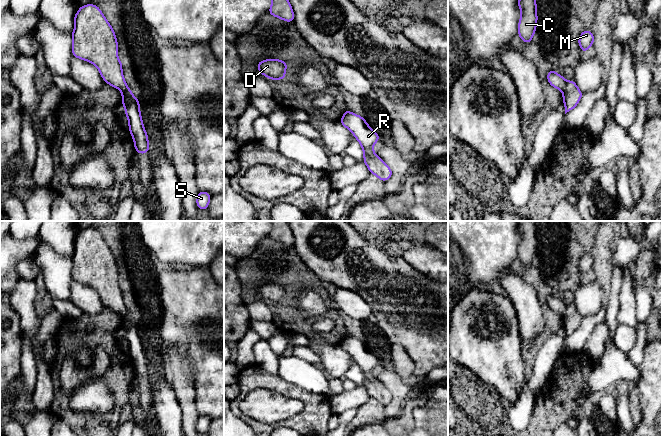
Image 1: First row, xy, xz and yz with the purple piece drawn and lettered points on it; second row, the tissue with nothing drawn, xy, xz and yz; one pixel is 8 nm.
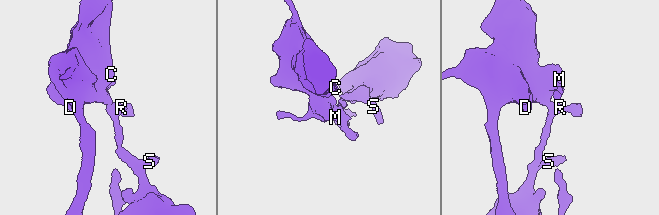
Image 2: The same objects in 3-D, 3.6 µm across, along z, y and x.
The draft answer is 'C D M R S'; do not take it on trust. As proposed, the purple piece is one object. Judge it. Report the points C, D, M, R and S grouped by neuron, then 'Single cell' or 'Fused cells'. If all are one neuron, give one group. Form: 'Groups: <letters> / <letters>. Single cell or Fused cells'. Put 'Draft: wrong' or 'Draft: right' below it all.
Groups: C D M / R S. Fused cells
Draft: wrong

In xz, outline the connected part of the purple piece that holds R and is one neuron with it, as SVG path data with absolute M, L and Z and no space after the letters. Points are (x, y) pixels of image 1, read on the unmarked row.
M348 336L339 345L352 356L360 367L364 377L363 386L368 391L370 398L374 398L383 406L391 402L391 392L373 375L373 370L380 364L380 360L369 351L364 341Z

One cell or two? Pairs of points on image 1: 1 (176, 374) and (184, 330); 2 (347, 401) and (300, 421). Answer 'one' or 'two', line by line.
1: two
2: two

